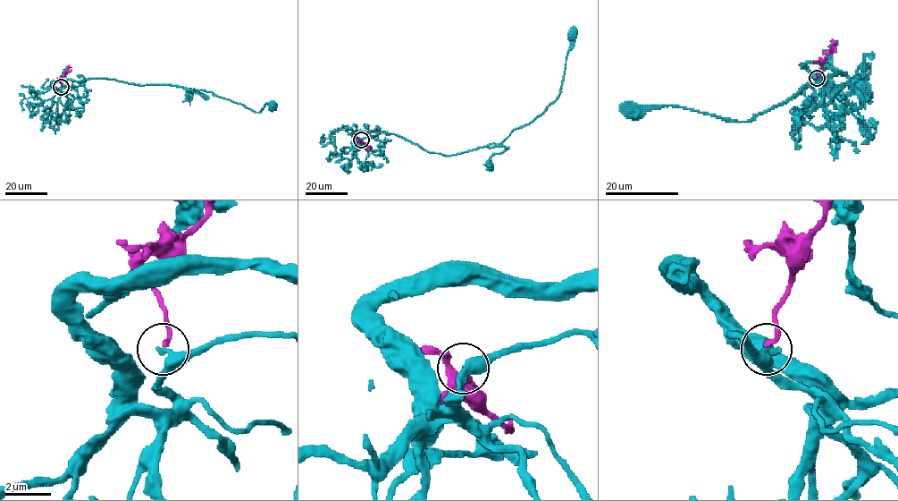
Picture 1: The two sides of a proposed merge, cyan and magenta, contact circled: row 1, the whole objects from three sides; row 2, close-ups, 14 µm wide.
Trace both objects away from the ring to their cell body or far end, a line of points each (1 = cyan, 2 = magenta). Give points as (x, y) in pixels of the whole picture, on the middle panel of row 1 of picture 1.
1: (361, 139), (359, 143), (354, 133), (382, 131), (446, 156), (501, 143), (558, 97), (574, 32)
2: (361, 139), (360, 141), (371, 149)

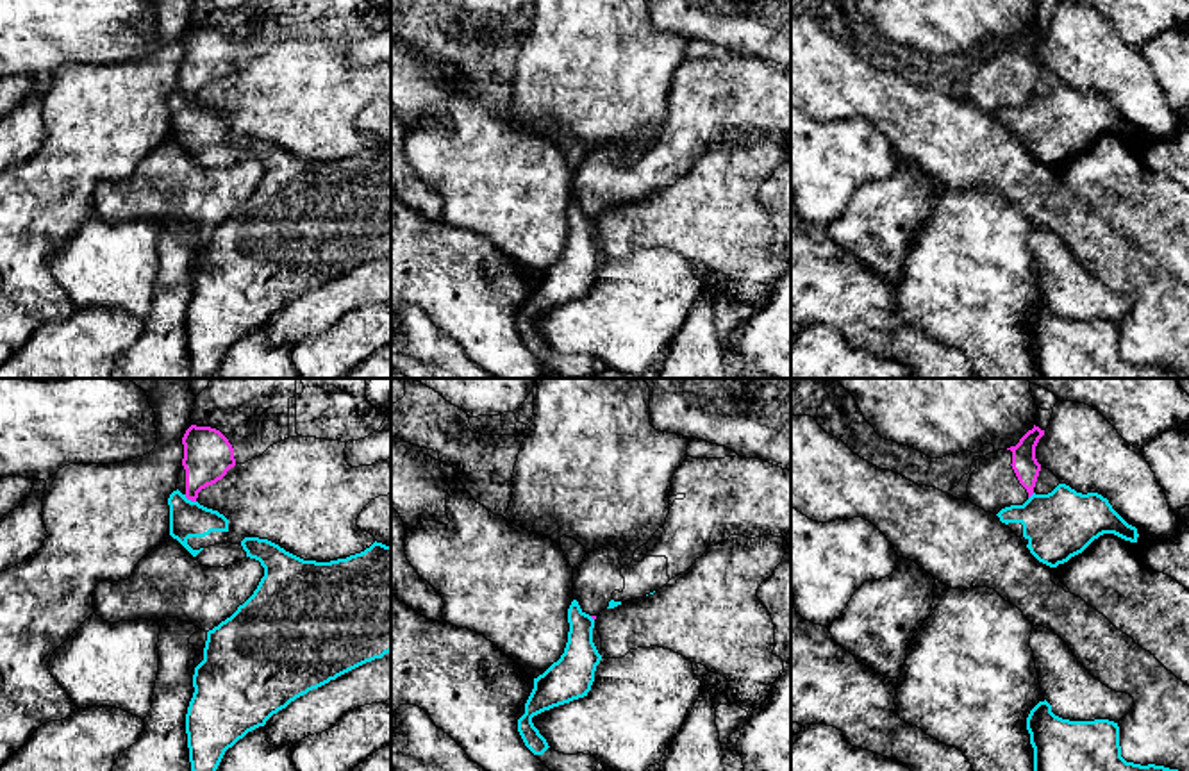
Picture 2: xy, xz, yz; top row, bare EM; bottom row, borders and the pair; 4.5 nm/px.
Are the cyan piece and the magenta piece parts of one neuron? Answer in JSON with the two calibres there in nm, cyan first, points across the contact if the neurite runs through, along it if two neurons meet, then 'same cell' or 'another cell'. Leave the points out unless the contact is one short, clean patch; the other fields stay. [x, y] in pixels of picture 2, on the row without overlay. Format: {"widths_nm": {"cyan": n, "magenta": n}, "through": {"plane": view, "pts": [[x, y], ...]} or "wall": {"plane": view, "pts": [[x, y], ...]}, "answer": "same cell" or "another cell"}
{"widths_nm": {"cyan": 160, "magenta": 220}, "wall": {"plane": "xy", "pts": [[184, 95], [195, 102]]}, "answer": "another cell"}

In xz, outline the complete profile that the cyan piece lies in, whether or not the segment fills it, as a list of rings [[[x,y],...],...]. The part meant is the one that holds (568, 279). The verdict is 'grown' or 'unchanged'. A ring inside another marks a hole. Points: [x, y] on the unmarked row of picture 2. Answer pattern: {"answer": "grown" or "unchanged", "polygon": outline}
{"answer": "grown", "polygon": [[[573,200],[568,209],[568,243],[564,253],[543,275],[534,278],[534,289],[518,319],[525,346],[552,371],[555,378],[591,378],[598,361],[591,355],[564,355],[552,350],[534,327],[532,318],[553,307],[587,296],[602,261],[594,243],[594,220]]]}

